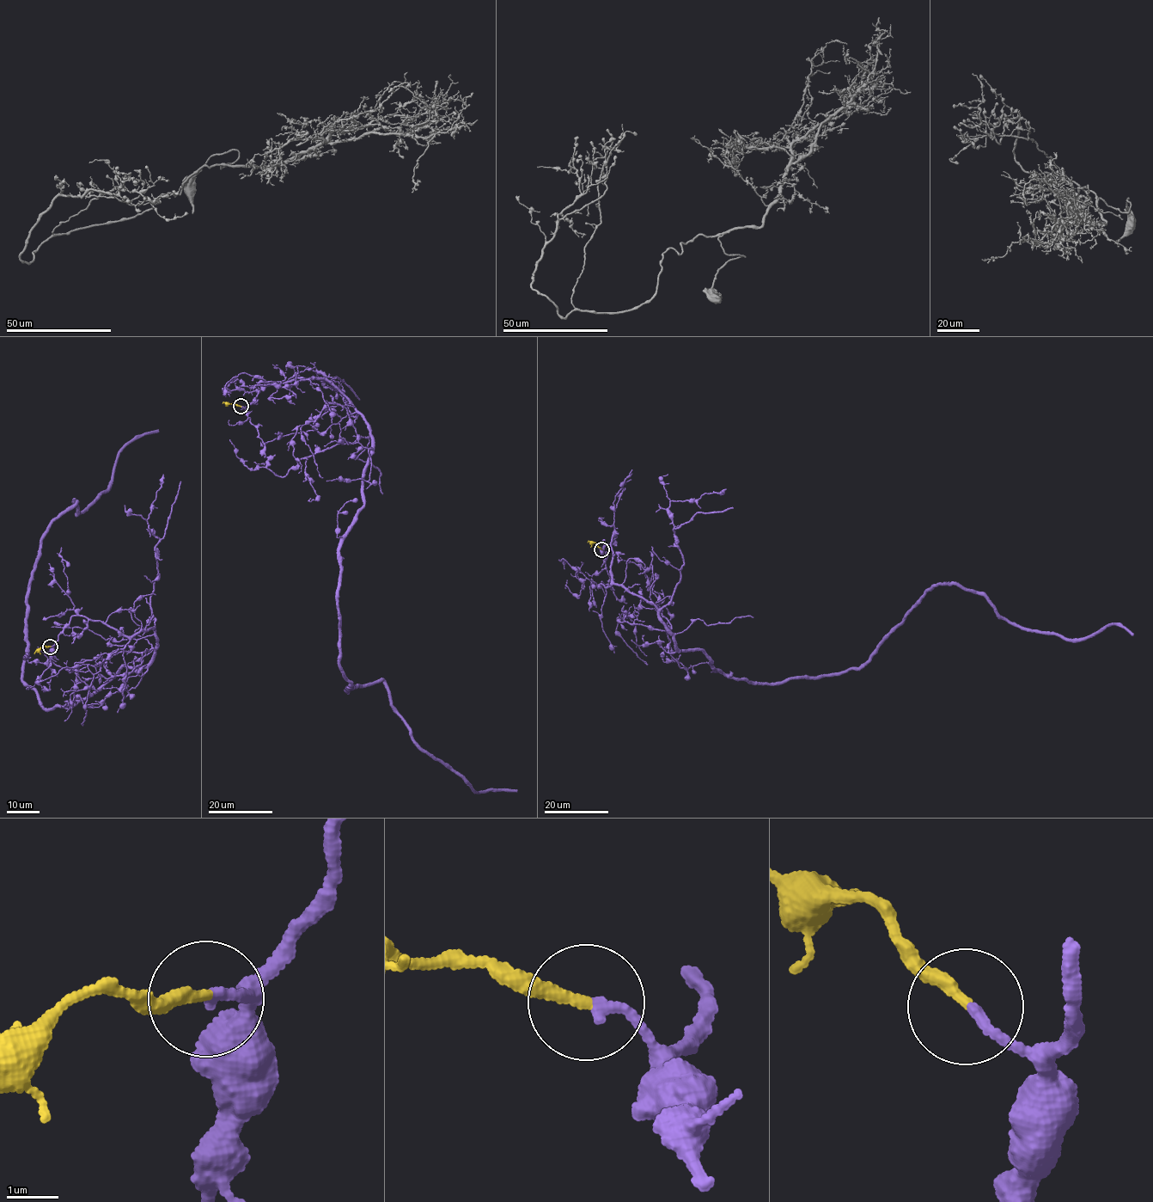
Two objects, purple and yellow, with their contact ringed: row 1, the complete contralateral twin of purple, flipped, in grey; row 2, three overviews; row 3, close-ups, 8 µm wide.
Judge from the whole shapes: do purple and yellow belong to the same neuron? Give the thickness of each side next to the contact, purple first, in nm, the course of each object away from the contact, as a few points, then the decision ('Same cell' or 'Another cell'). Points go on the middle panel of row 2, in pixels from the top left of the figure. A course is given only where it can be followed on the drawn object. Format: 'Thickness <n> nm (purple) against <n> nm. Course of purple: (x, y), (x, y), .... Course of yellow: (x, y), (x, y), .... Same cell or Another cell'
Thickness 200 nm (purple) against 240 nm. Course of purple: (241, 406), (320, 377), (364, 418), (364, 499), (338, 551), (344, 689), (383, 681), (470, 788), (516, 790). Course of yellow: (240, 406), (222, 403). Same cell

